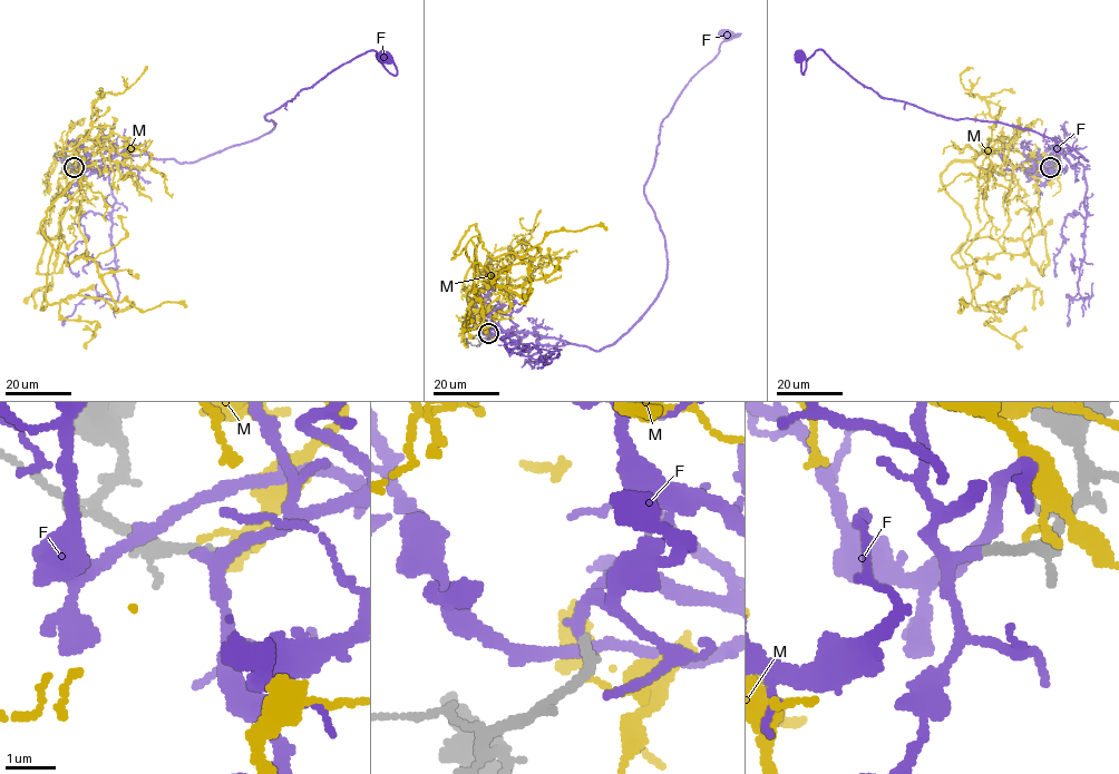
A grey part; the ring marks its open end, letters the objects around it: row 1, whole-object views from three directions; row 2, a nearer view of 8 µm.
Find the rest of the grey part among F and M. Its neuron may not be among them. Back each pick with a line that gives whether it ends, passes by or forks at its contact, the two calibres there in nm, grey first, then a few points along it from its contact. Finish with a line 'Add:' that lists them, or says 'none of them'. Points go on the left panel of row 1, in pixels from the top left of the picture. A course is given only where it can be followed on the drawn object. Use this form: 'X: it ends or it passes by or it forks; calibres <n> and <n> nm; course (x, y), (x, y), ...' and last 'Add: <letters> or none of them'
F: it forks; calibres 220 and 120 nm; course (74, 167), (126, 155), (194, 163), (272, 129), (264, 116), (370, 50), (395, 75), (386, 56)
Add: F

